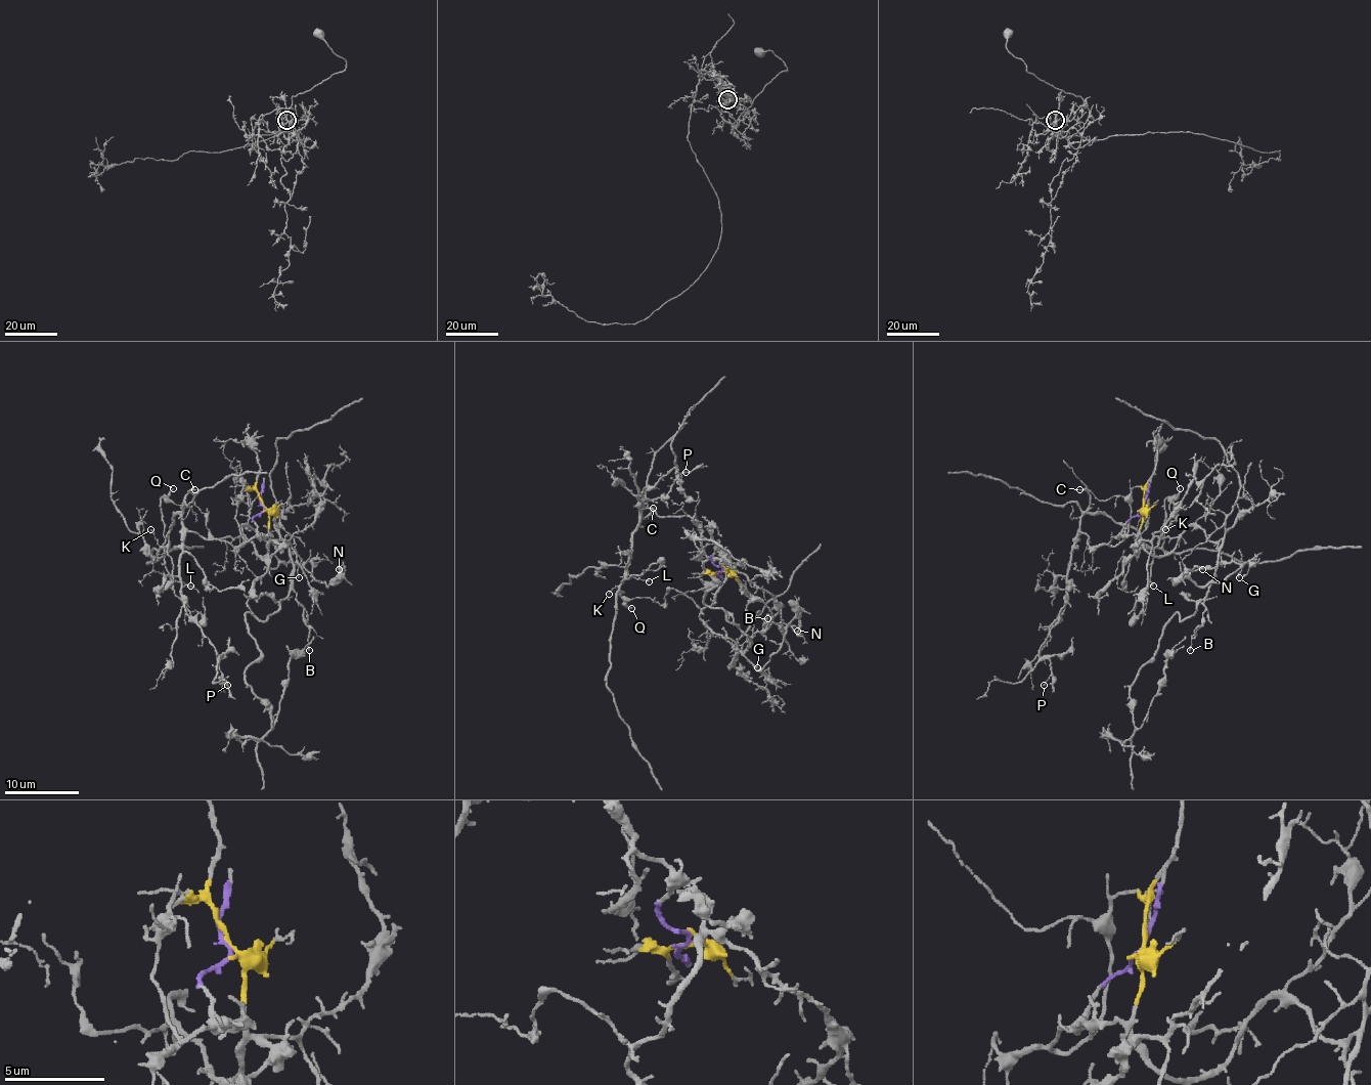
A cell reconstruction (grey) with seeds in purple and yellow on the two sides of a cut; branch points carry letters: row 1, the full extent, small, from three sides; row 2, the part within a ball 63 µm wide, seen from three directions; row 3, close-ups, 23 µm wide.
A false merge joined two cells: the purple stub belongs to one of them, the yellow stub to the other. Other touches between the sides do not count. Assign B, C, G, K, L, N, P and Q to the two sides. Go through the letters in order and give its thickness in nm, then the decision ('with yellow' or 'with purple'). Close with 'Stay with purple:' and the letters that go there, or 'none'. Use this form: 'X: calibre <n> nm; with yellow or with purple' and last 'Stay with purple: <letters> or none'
B: calibre 130 nm; with yellow
C: calibre 180 nm; with purple
G: calibre 140 nm; with yellow
K: calibre 110 nm; with purple
L: calibre 120 nm; with purple
N: calibre 180 nm; with yellow
P: calibre 90 nm; with purple
Q: calibre 170 nm; with purple
Stay with purple: C, K, L, P, Q

